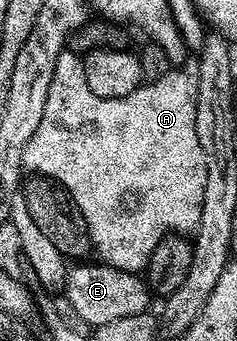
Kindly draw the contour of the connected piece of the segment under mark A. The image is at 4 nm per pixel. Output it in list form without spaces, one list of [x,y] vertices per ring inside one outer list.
[[[65,52],[57,60],[45,112],[25,148],[23,166],[67,189],[83,214],[94,253],[99,253],[108,266],[132,272],[146,267],[160,233],[159,217],[179,218],[190,210],[192,213],[201,201],[207,169],[201,140],[197,138],[199,79],[188,70],[173,68],[161,80],[147,82],[124,98],[102,98],[89,88],[80,55]]]

